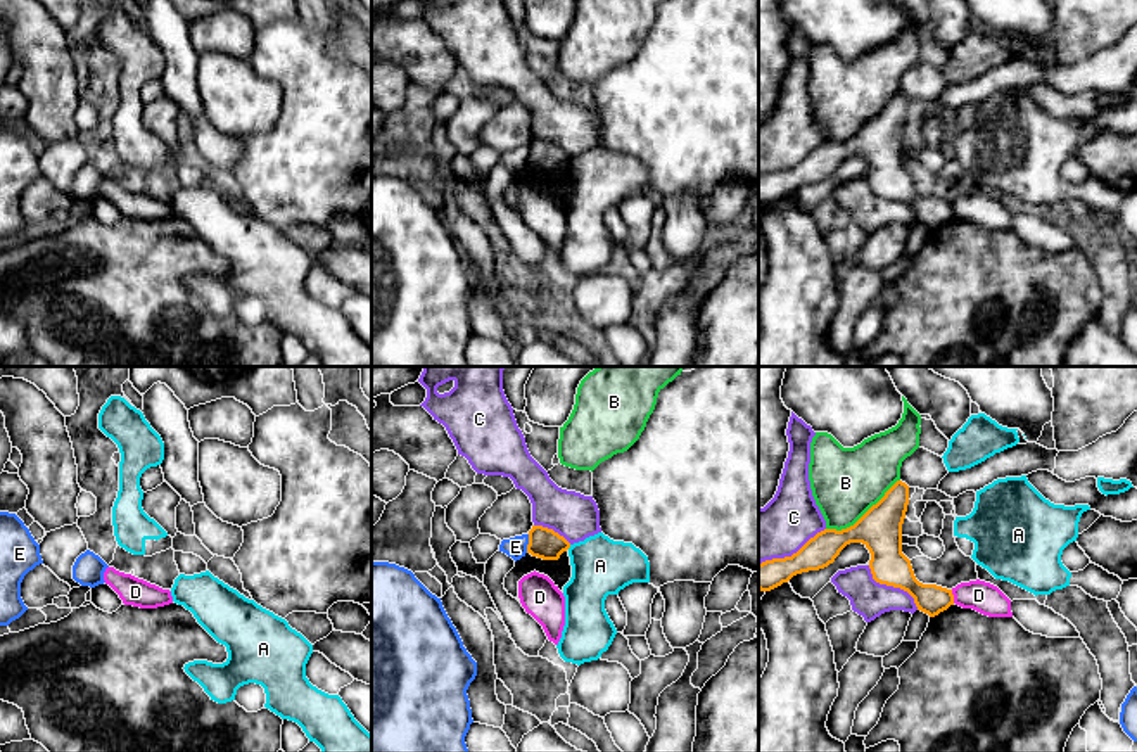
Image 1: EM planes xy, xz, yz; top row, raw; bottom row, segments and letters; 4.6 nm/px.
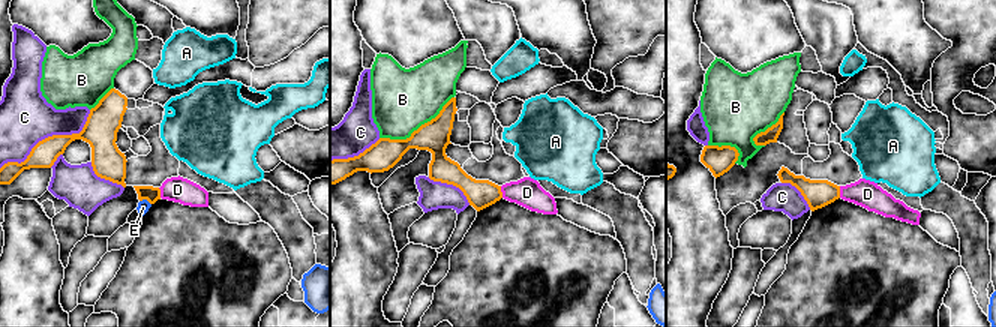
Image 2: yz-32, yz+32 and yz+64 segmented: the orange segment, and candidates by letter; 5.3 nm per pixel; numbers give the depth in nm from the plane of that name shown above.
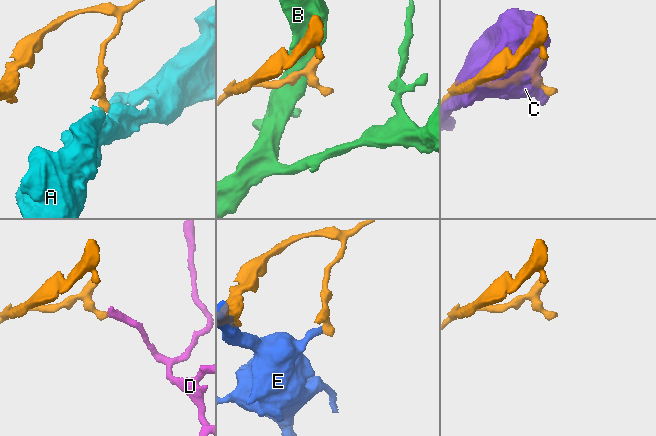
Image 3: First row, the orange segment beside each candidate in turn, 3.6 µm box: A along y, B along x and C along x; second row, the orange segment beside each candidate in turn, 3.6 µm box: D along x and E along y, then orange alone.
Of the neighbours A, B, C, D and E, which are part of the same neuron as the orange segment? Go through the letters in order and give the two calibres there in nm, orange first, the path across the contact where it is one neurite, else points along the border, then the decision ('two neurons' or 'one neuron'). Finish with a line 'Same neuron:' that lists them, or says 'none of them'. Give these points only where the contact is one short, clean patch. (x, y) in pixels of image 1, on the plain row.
A: 150/280 nm | along xz (571, 158), (567, 161) | two neurons
B: 200/320 nm | two neurons
C: 150/260 nm | two neurons
D: 140/140 nm | along yz (951, 203), (954, 215) | two neurons
E: 150/100 nm | two neurons
Same neuron: none of them

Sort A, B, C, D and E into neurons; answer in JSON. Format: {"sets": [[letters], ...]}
{"sets": [["A"], ["B"], ["C"], ["D"], ["E"]]}

